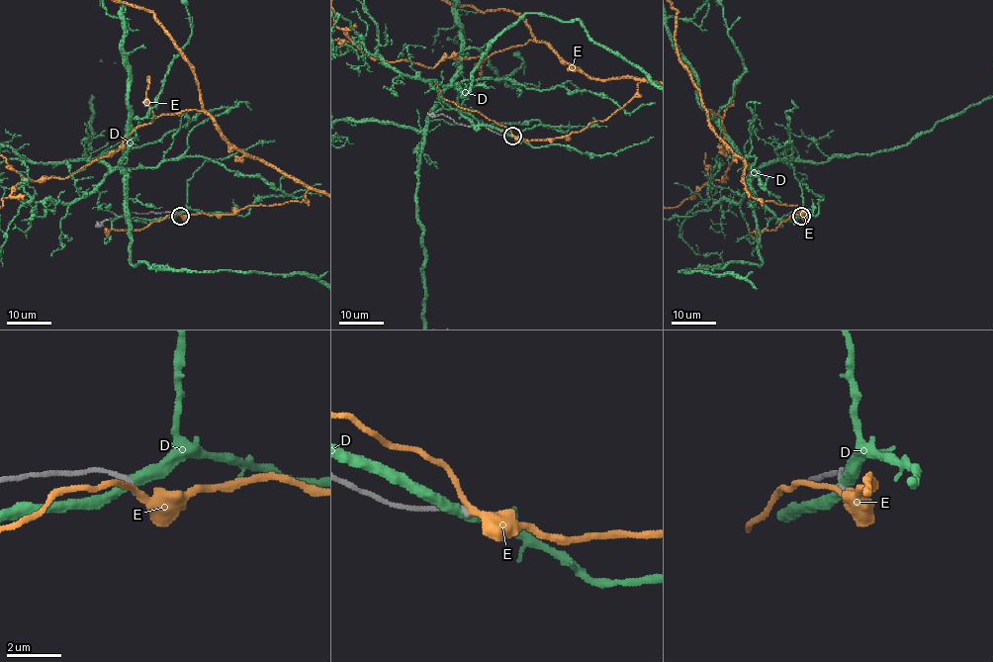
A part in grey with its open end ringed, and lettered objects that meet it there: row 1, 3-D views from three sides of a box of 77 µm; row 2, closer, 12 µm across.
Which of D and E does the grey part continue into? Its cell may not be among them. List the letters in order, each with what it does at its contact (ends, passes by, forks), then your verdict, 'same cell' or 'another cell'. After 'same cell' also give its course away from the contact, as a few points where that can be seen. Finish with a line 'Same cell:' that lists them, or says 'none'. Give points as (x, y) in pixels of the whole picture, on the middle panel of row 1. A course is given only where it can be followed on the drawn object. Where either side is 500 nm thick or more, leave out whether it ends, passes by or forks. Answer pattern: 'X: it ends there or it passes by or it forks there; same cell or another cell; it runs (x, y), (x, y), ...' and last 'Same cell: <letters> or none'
D: it passes by; another cell
E: it passes by; same cell
Same cell: E

